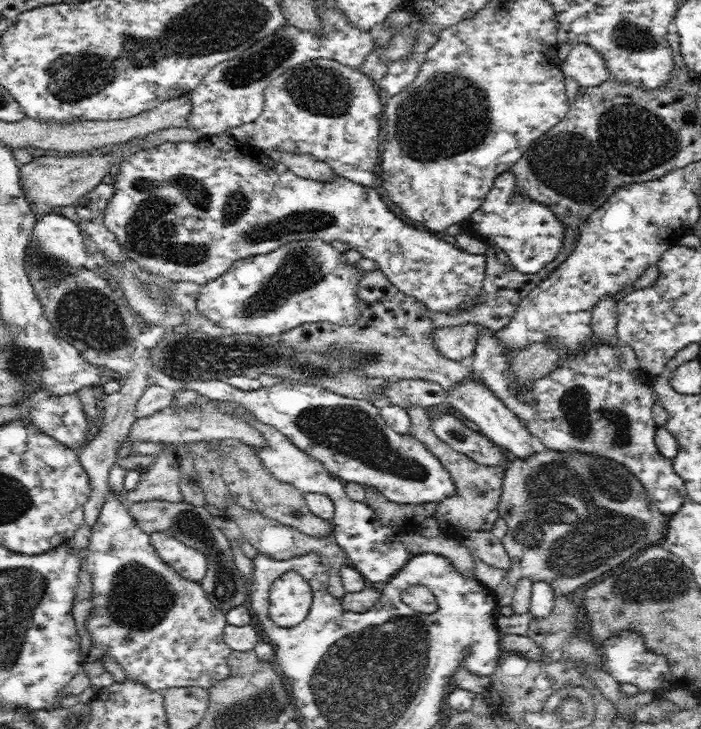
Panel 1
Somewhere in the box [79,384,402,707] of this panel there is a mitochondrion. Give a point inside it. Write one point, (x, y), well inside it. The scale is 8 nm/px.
(138, 600)

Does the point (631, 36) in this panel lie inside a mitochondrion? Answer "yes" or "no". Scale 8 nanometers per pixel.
yes

